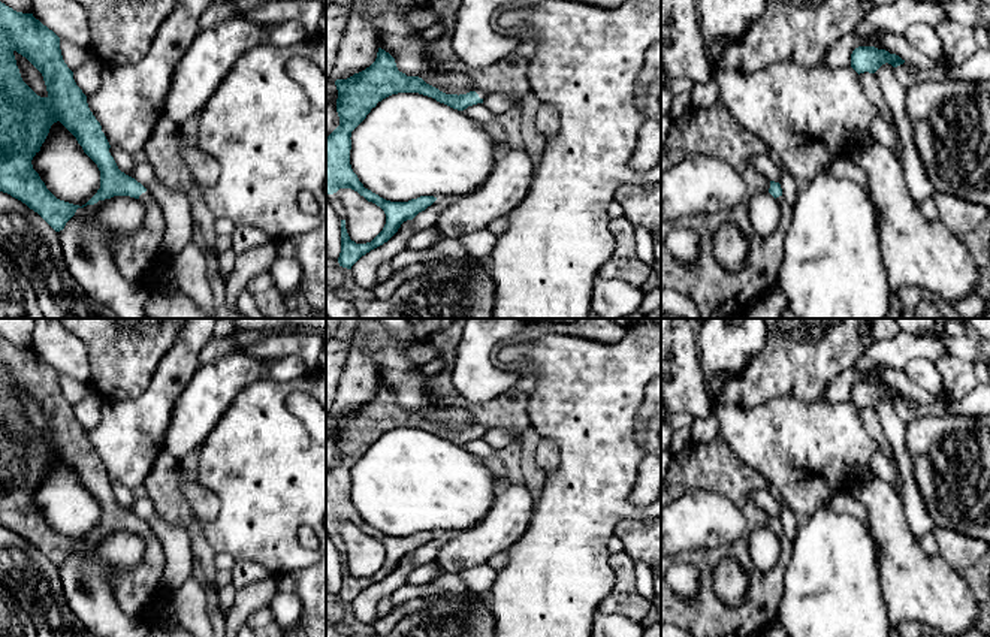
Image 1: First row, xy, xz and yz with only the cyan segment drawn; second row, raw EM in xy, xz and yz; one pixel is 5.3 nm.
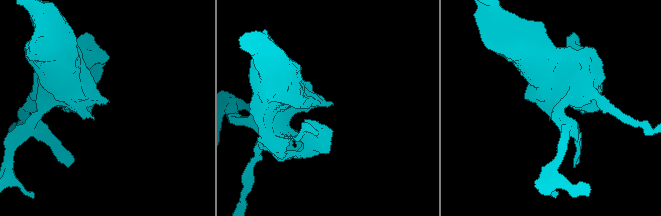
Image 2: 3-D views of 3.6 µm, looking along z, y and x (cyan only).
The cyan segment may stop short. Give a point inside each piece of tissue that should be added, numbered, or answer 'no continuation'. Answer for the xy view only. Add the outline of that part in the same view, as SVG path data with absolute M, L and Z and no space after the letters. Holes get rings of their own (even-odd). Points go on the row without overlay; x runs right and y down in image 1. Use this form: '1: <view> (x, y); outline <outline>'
1: xy (87, 546); outline M99 535L100 537L100 535ZM97 537L97 538L99 538ZM97 538L94 540L87 540L84 543L78 543L75 550L79 550L79 552L91 552L94 547L96 547L96 543L97 543Z

